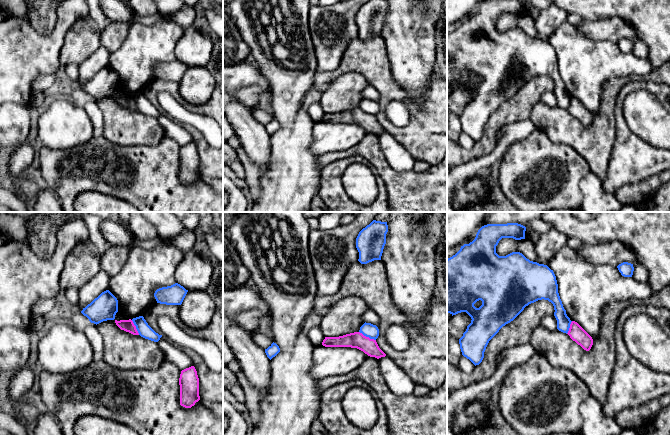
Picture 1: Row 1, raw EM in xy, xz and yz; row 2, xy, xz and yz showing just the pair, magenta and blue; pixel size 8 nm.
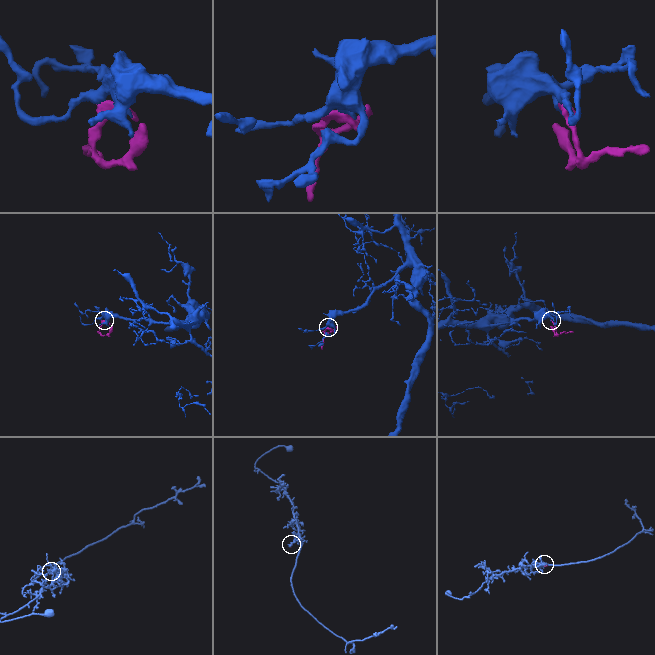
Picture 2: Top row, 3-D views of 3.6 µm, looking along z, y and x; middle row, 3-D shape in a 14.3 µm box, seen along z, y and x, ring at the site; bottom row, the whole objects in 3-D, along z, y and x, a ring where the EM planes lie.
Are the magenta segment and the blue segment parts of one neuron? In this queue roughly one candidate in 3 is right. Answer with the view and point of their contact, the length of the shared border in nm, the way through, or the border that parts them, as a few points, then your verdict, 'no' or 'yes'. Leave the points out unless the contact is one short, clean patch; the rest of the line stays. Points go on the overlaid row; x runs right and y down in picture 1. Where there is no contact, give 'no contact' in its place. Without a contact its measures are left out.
contact xz (367, 337); length 150 nm; no

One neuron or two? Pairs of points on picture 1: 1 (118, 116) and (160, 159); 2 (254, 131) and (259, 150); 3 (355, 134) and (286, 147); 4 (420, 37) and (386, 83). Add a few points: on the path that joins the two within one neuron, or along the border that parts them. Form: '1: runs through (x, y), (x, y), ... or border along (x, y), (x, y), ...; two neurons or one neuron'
1: border along (165, 135), (154, 145), (122, 145); two neurons
2: runs through (254, 136), (256, 145); one neuron
3: border along (315, 122), (310, 149), (318, 156); two neurons
4: border along (386, 52), (392, 77), (407, 93); two neurons

